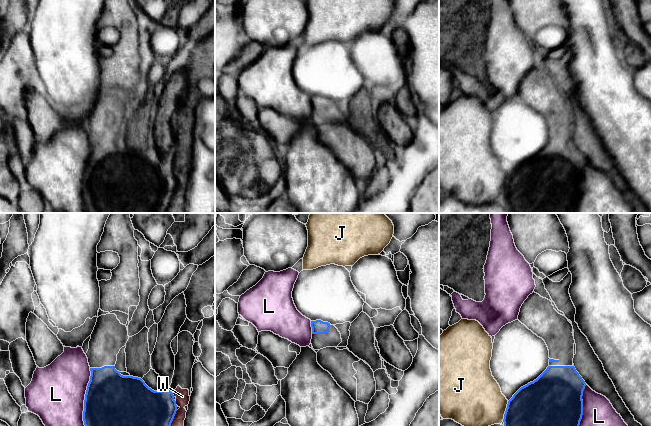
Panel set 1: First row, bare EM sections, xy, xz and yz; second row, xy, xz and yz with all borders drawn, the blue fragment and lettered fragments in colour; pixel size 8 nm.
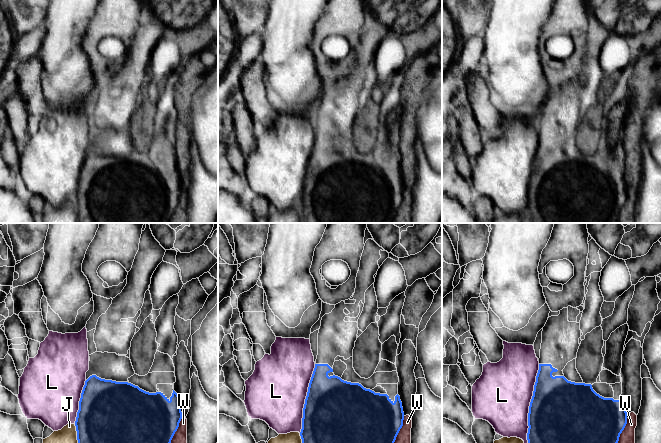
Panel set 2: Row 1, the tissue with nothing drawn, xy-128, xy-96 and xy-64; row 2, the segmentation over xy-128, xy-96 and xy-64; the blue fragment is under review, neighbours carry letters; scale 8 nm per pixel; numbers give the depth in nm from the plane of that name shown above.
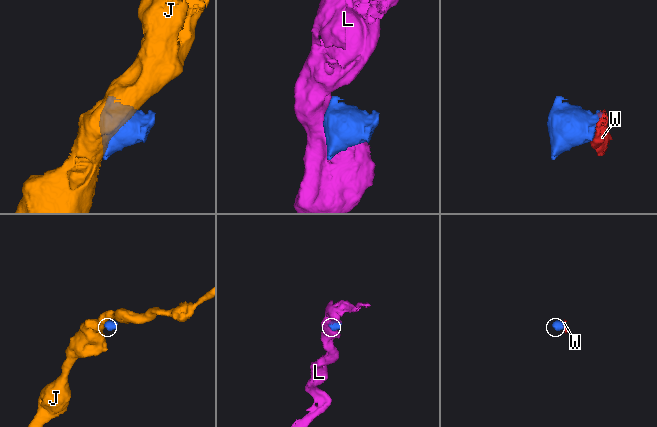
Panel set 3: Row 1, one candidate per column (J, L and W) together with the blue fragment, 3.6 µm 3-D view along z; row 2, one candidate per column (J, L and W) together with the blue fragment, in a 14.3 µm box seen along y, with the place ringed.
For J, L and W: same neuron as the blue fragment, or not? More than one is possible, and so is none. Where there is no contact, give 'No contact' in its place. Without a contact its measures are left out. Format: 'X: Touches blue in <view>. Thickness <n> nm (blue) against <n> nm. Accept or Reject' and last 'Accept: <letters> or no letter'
J: Touches blue in yz. Thickness 500 nm (blue) against 440 nm. Reject
L: Touches blue in xy. Thickness 500 nm (blue) against 460 nm. Reject
W: Touches blue in xy. Thickness 480 nm (blue) against 140 nm. Reject
Accept: no letter

